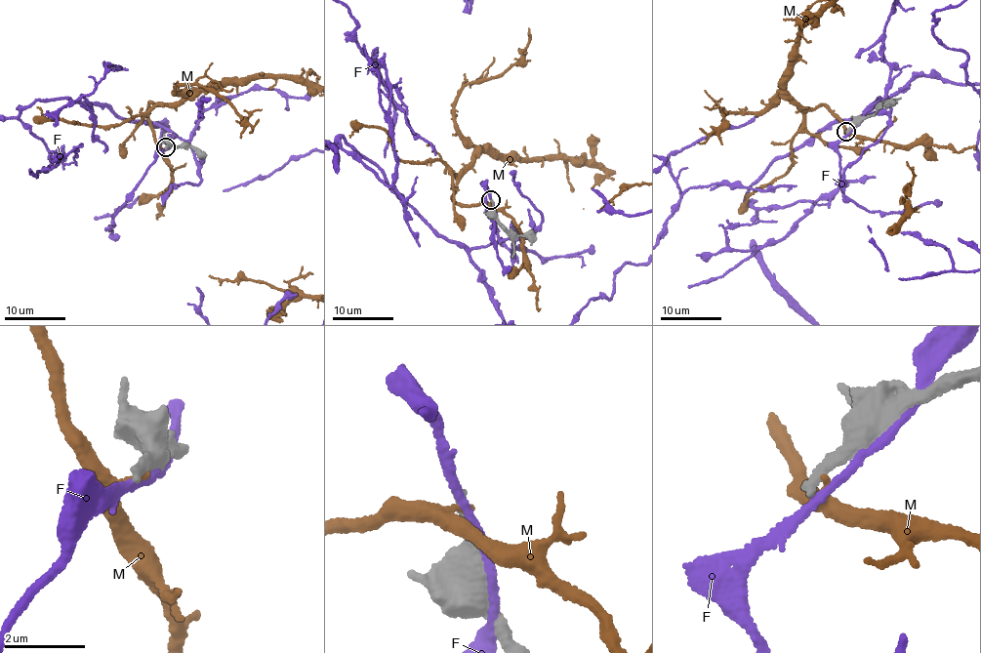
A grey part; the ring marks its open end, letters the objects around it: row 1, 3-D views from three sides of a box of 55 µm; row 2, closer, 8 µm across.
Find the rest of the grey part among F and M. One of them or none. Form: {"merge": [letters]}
{"merge": []}

